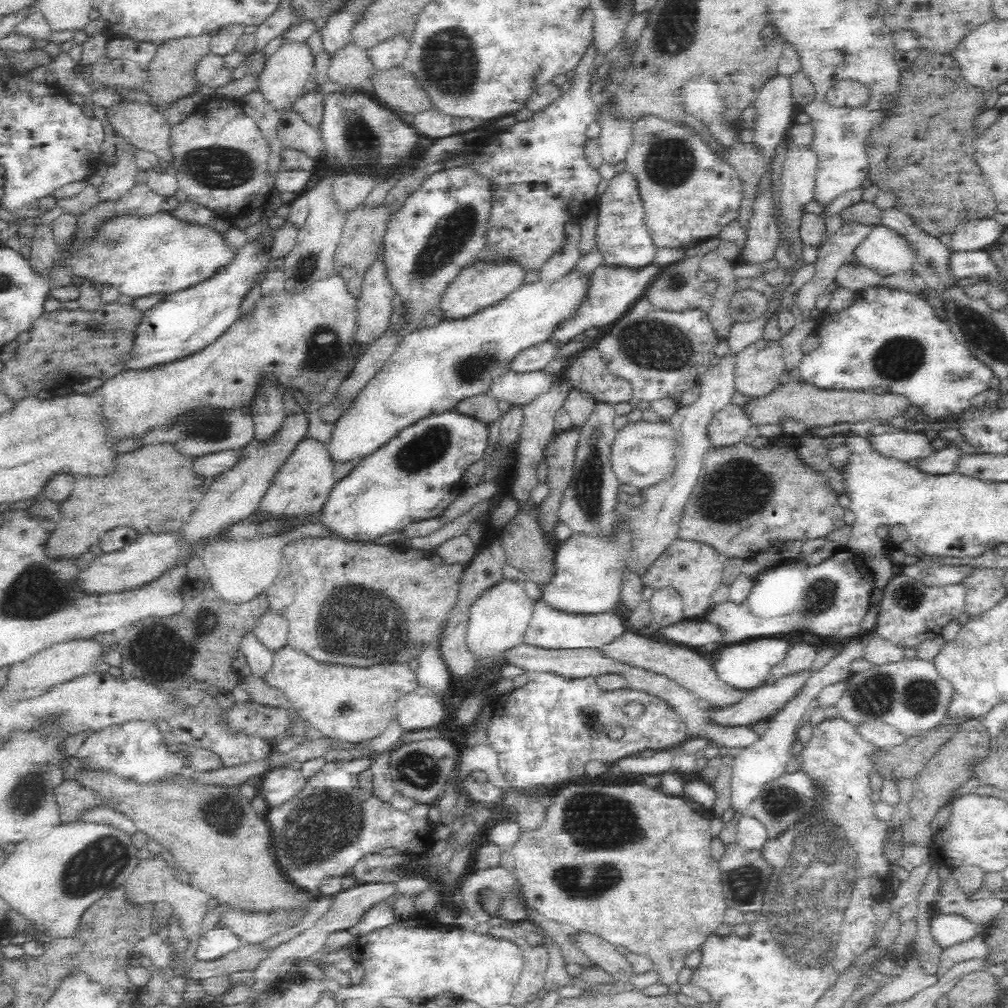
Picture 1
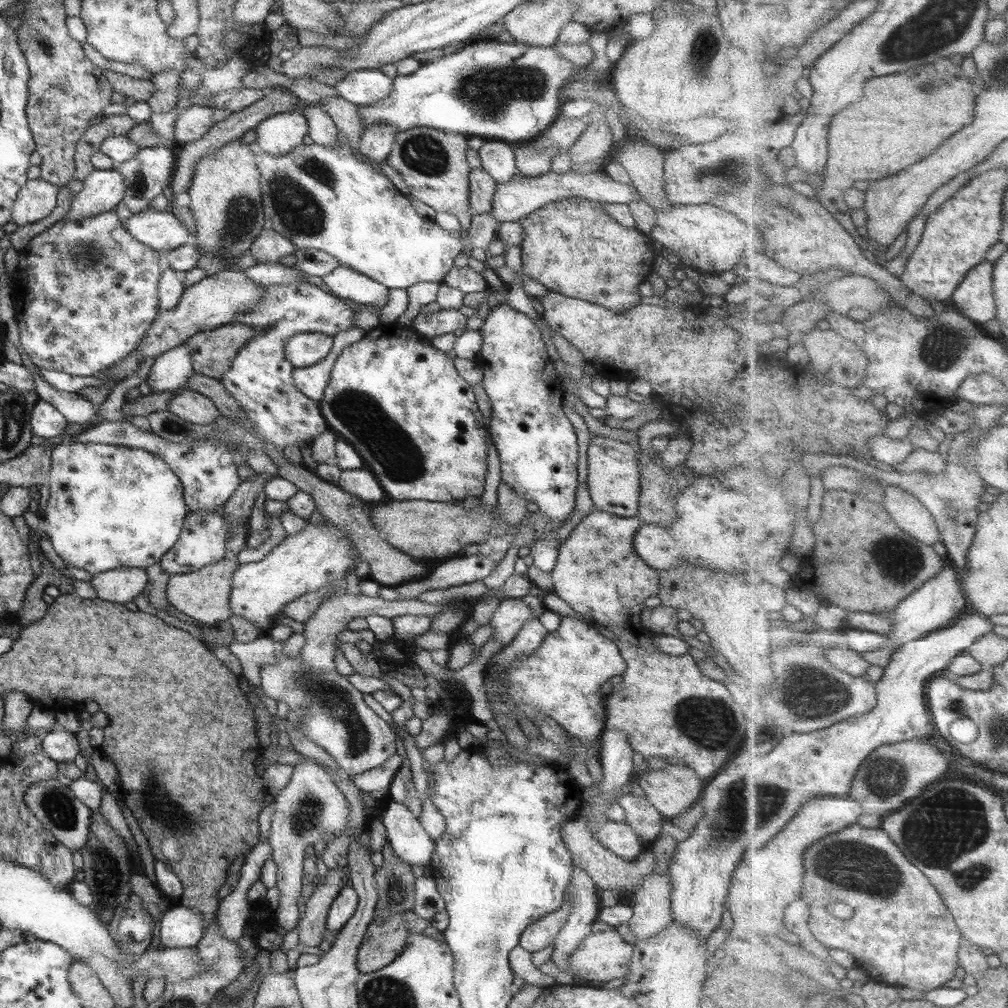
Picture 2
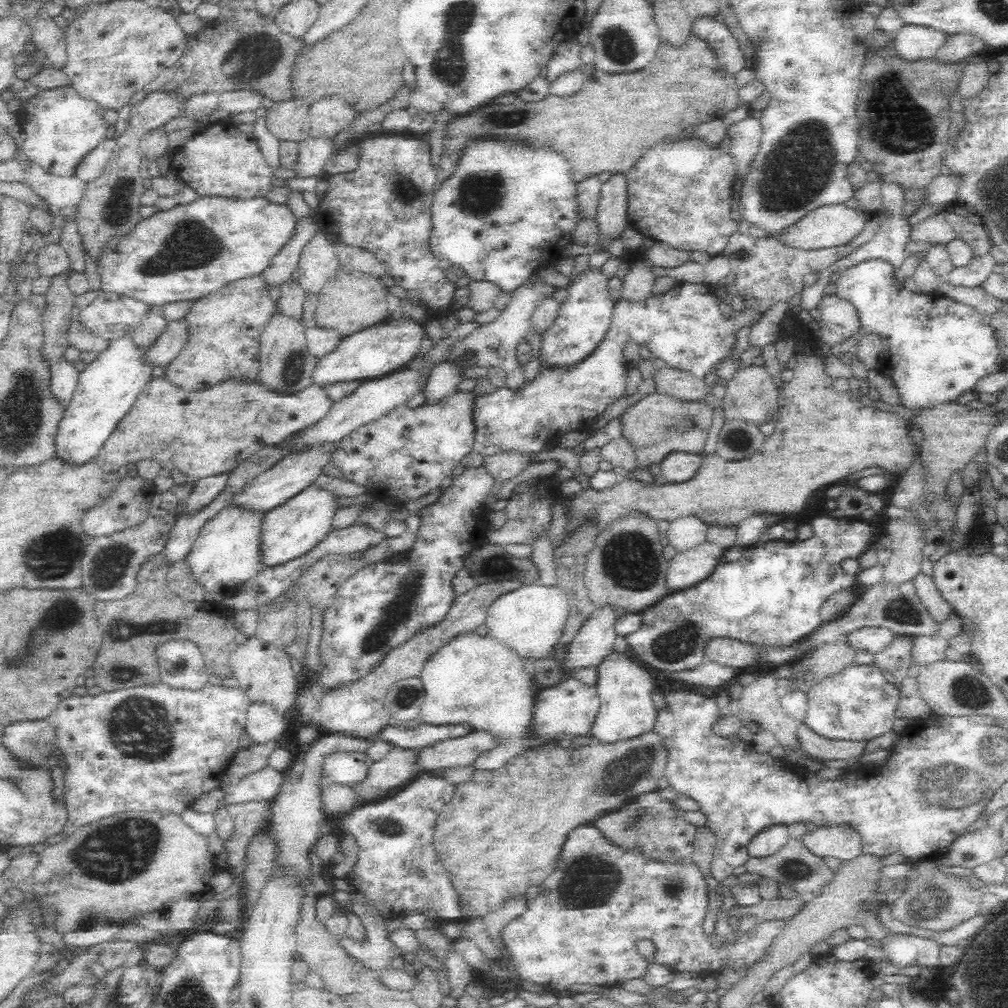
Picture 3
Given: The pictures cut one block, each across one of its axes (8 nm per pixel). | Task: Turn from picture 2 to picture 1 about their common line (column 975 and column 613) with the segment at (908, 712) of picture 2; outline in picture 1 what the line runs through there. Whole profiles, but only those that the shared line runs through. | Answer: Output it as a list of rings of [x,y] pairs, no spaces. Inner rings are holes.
[[[540,599],[533,606],[533,615],[525,632],[524,643],[550,650],[602,649],[626,635],[626,628],[622,618],[612,611],[597,615],[566,614],[545,606]]]

